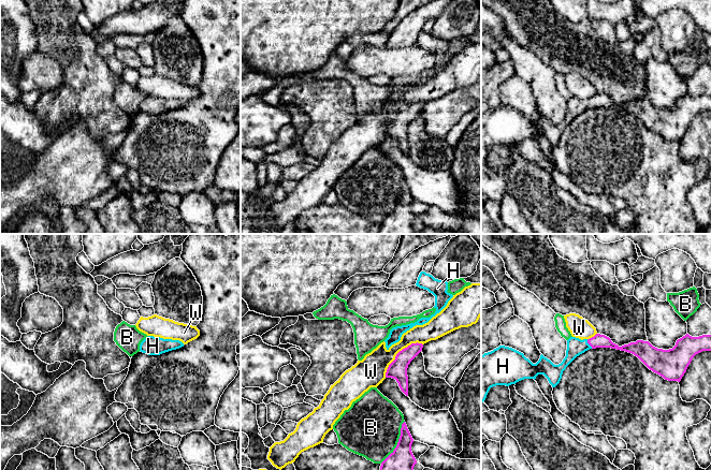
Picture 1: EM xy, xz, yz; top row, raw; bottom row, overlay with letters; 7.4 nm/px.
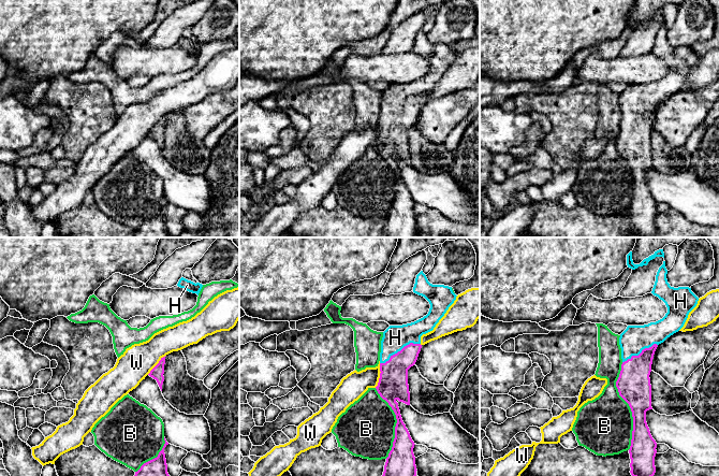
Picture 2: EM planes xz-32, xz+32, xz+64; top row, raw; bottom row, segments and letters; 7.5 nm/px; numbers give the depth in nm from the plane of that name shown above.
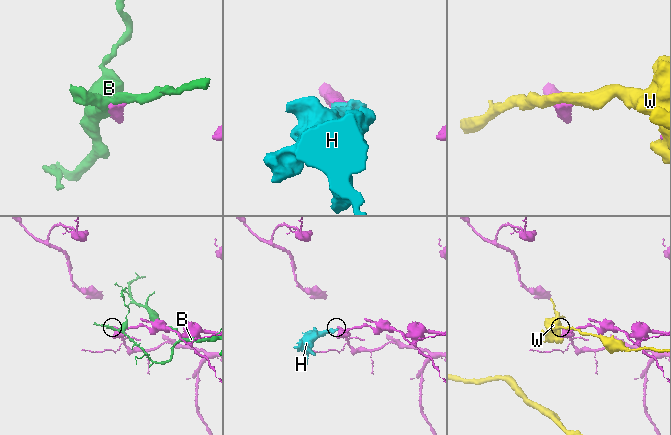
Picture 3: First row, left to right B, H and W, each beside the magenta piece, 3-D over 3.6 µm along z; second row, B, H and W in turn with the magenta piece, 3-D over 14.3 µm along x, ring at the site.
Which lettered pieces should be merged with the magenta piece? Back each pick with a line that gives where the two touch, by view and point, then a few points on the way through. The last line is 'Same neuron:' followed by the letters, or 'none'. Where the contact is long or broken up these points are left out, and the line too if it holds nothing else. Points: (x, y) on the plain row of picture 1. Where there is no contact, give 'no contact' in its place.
H: meets magenta in yz at (588, 102); runs through yz (598, 100), (588, 102), (576, 106)
Same neuron: H

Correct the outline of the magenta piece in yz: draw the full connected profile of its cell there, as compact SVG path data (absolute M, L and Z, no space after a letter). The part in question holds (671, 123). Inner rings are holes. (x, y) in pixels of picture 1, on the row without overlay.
M600 93L583 100L570 97L567 100L566 116L558 124L554 124L542 114L539 120L533 123L523 113L499 105L481 115L481 162L493 146L509 146L524 138L535 139L538 134L543 134L552 147L555 147L563 131L577 116L596 107L611 107L632 113L665 139L680 142L693 117L702 111L711 111L711 94L692 97L686 93L669 109L657 108L643 100L619 106L609 97Z

